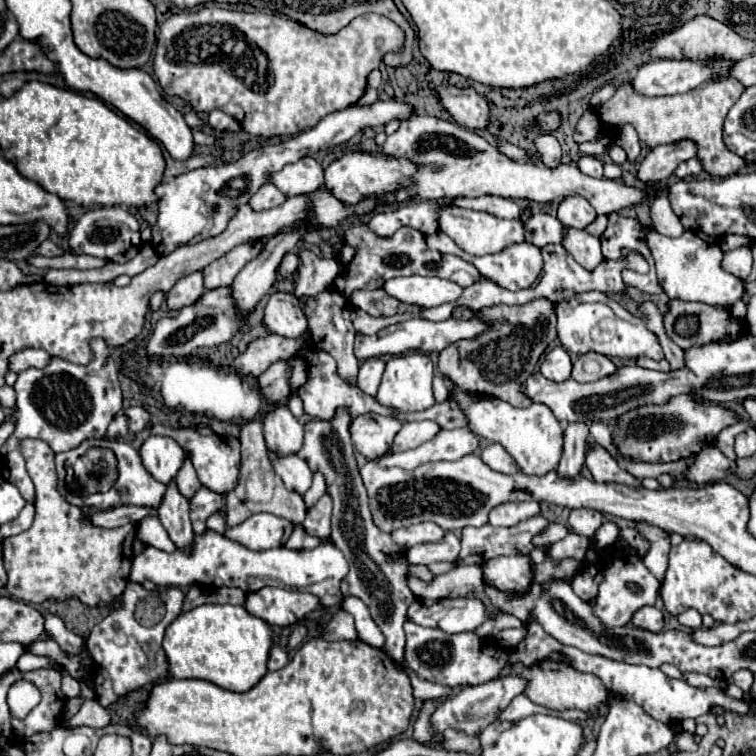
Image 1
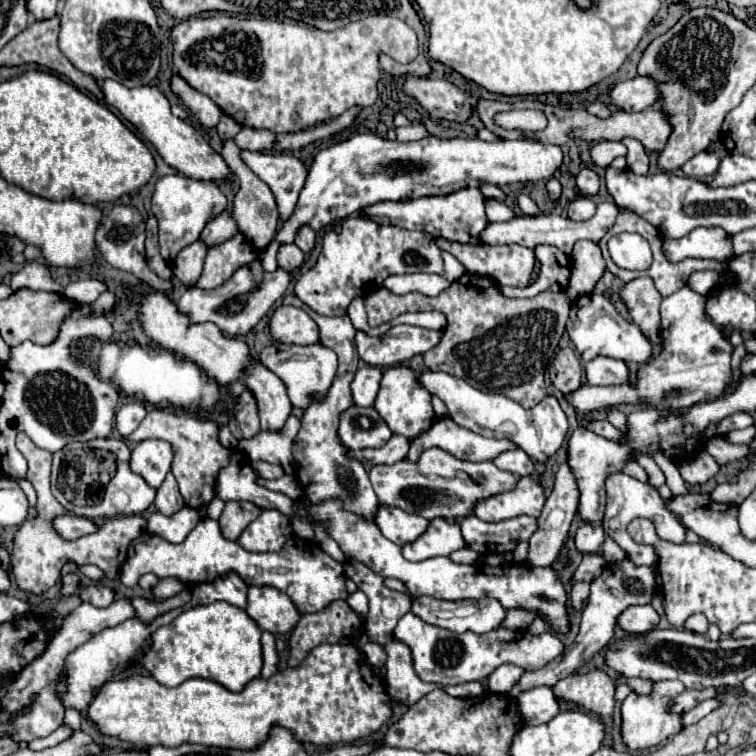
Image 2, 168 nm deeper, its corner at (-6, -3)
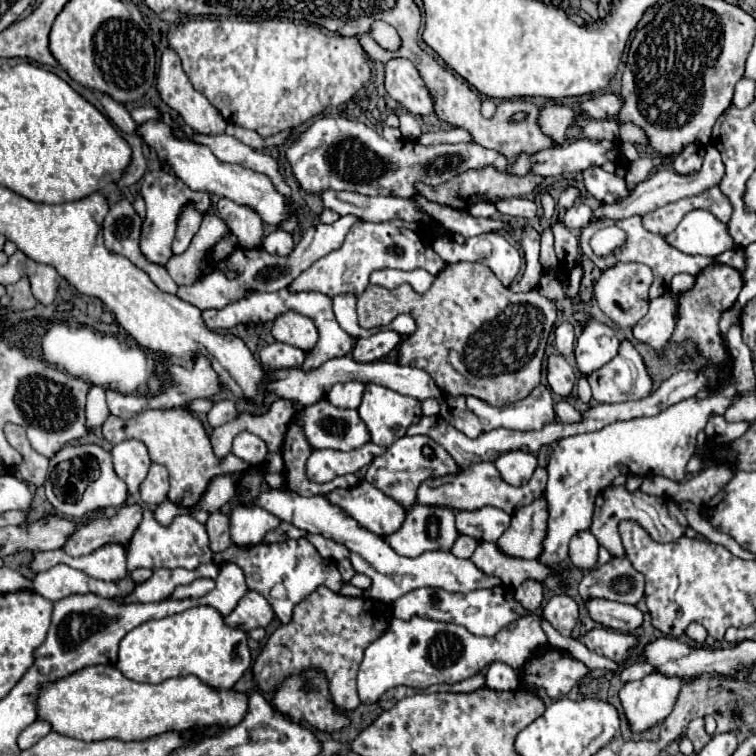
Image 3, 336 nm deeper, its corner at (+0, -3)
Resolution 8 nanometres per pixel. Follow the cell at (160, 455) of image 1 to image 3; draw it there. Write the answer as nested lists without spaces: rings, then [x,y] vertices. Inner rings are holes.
[[[137,440],[115,444],[111,450],[111,458],[113,458],[115,474],[127,484],[129,494],[139,492],[139,484],[145,480],[151,464],[145,444]]]

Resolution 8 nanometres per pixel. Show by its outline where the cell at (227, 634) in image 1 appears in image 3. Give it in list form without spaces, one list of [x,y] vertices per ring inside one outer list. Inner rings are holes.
[[[195,606],[181,614],[149,620],[131,630],[119,644],[115,668],[135,682],[163,682],[175,676],[197,676],[215,690],[229,690],[251,666],[247,634],[223,624],[223,616],[211,606]]]

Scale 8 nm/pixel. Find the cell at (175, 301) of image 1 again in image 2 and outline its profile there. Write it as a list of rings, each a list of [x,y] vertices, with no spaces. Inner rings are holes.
[[[197,240],[191,246],[183,248],[175,262],[173,262],[173,274],[187,286],[195,286],[199,280],[199,274],[203,274],[203,262],[205,262],[205,254],[207,254],[207,246]]]

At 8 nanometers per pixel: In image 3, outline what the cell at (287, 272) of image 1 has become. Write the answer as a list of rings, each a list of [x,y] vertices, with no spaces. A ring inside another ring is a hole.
[[[275,230],[271,232],[265,240],[263,240],[263,248],[271,254],[279,254],[279,256],[287,256],[293,248],[295,248],[295,240],[287,230]]]

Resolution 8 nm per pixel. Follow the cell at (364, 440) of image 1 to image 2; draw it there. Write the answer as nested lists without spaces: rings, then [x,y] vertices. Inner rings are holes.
[[[351,406],[341,414],[339,438],[349,450],[379,448],[385,446],[391,436],[393,432],[383,422],[383,418],[379,418],[375,408]]]

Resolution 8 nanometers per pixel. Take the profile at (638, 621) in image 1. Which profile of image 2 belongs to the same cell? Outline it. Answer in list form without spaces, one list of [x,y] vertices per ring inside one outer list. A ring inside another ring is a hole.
[[[631,606],[619,616],[619,626],[627,634],[645,634],[659,624],[659,614],[655,612],[653,606]]]

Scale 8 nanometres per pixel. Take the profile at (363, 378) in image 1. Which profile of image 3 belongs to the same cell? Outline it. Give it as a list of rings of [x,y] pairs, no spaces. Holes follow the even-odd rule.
[[[345,382],[341,386],[333,386],[333,390],[327,394],[327,400],[337,408],[359,408],[363,390],[365,384],[361,382]]]

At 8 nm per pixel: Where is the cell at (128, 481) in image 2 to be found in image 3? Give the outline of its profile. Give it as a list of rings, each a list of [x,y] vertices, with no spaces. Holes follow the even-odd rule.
[[[87,444],[87,452],[99,462],[99,478],[87,486],[87,492],[81,494],[79,500],[69,500],[73,504],[67,504],[67,500],[57,496],[57,490],[45,490],[47,500],[53,504],[53,508],[67,518],[83,518],[85,514],[107,506],[119,508],[127,500],[127,486],[113,472],[111,454],[97,444]]]

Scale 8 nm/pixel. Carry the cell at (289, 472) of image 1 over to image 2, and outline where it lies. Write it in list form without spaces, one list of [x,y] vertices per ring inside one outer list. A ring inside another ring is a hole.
[[[289,416],[285,428],[281,432],[259,432],[251,440],[241,440],[239,450],[249,460],[265,460],[269,464],[281,464],[287,476],[297,478],[299,476],[299,462],[293,458],[291,444],[301,426],[301,420],[297,416]]]

